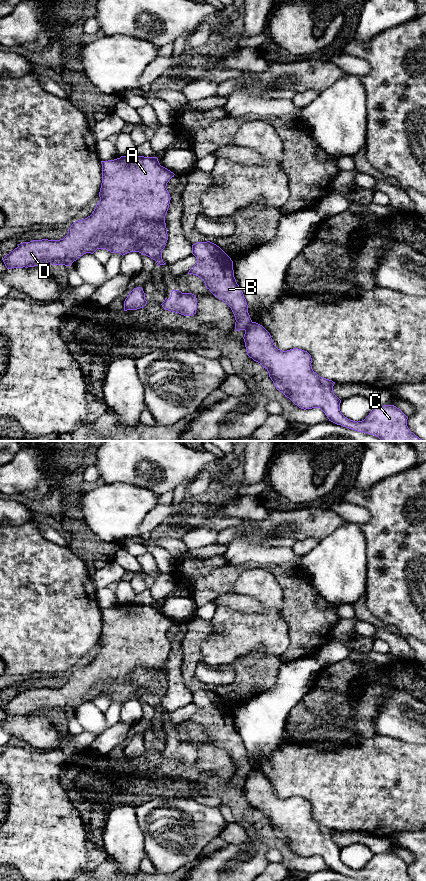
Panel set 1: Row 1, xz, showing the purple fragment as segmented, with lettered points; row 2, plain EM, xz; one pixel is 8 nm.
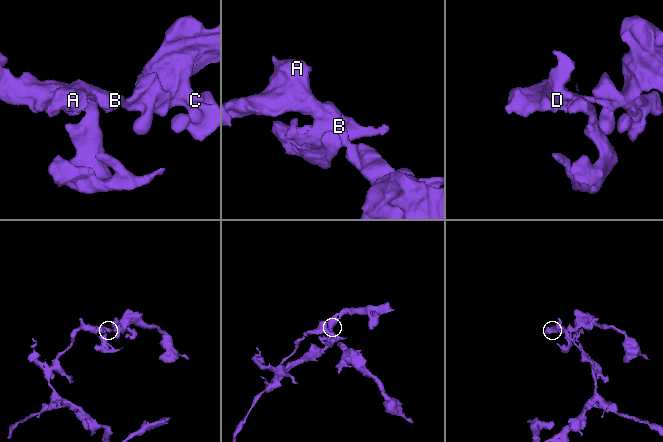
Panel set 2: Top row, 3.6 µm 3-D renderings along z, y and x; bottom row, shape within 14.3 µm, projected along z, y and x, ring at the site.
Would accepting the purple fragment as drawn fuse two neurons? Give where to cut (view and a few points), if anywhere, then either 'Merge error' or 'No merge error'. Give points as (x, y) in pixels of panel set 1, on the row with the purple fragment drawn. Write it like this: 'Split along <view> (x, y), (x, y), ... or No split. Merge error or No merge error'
Split along xz (252, 322), (245, 330). Merge error

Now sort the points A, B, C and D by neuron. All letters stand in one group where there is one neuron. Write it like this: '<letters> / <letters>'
A B D / C

